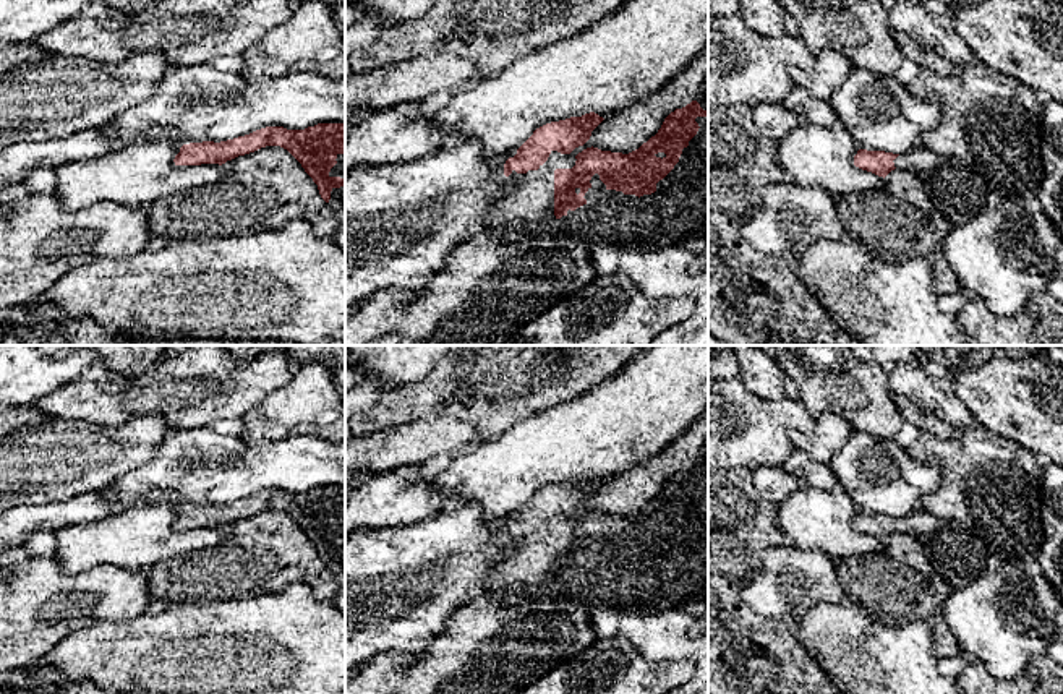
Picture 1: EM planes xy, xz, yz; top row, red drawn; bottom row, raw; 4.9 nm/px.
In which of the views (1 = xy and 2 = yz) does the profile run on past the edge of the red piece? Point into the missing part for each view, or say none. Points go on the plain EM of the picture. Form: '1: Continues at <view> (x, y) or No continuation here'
1: Continues at xy (337, 558)
2: Continues at yz (960, 558)

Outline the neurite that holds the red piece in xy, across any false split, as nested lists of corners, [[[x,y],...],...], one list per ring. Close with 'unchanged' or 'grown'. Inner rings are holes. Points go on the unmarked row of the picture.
[[[318,486],[305,493],[266,490],[250,498],[180,511],[175,529],[225,527],[266,509],[287,512],[318,548],[321,561],[345,580],[345,486]]]; grown

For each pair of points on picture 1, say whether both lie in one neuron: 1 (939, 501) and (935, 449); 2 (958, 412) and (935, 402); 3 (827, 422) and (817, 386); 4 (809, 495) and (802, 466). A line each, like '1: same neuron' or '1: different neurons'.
1: same neuron
2: same neuron
3: different neurons
4: different neurons

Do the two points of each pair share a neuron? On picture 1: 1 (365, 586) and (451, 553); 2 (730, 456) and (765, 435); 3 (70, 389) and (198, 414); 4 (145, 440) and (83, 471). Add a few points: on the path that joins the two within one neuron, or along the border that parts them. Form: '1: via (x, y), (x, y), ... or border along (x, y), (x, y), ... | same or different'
1: via (386, 586), (402, 586), (430, 569) | same
2: via (738, 448), (751, 435), (757, 435) | same
3: via (102, 396), (166, 396) | same
4: via (130, 445), (98, 456) | same

